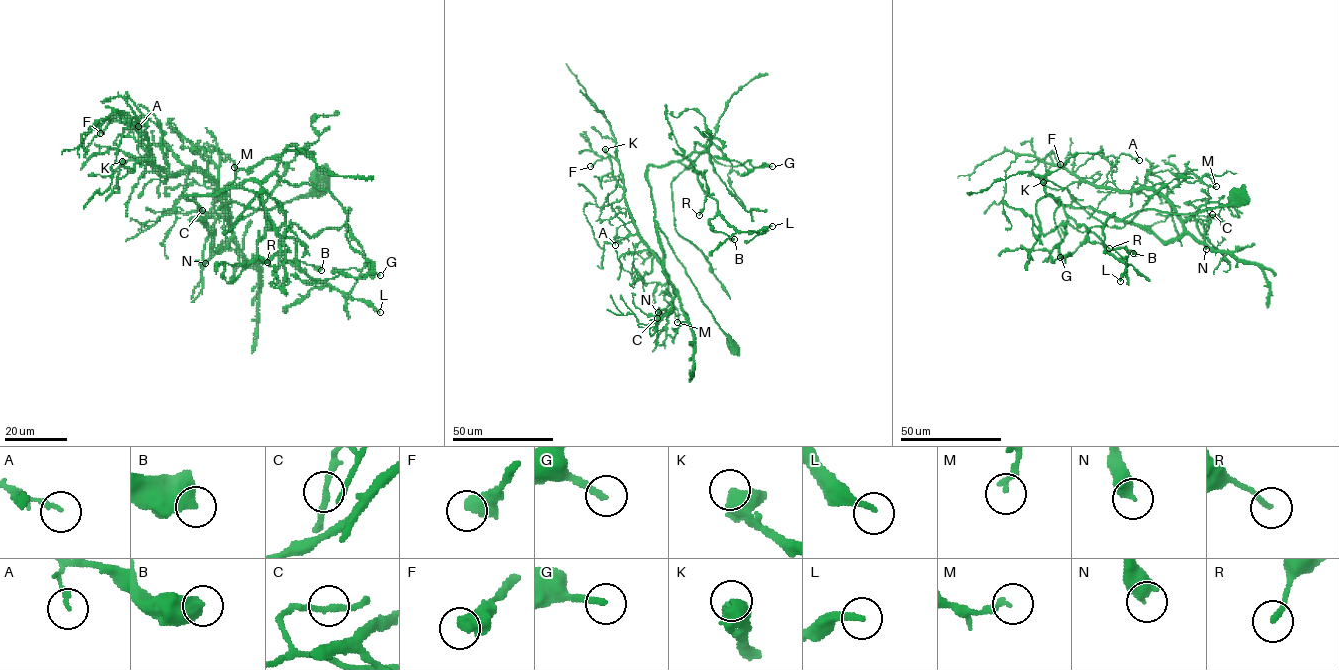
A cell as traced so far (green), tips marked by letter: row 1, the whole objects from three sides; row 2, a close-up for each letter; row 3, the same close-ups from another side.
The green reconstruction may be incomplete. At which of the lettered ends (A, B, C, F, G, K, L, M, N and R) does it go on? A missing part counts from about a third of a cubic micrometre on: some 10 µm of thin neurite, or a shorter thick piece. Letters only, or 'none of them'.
G, K, L

